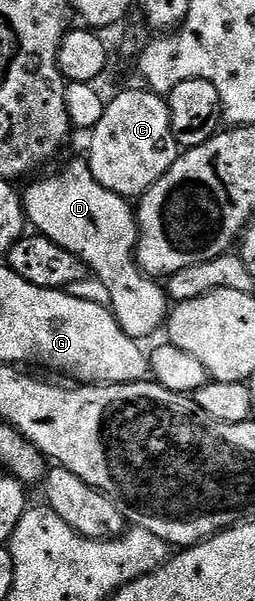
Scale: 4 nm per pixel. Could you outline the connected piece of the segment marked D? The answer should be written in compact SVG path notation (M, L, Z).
M84 159L73 160L62 172L54 174L50 180L37 180L29 189L24 189L25 214L30 225L33 224L40 235L46 236L51 242L71 250L71 254L81 257L87 265L88 271L96 279L101 280L107 290L111 290L111 311L117 319L117 324L128 336L134 340L144 341L144 336L152 332L162 331L167 317L171 311L171 301L166 289L161 288L156 279L145 275L137 264L137 218L135 208L126 197L115 194L102 186L93 177Z

